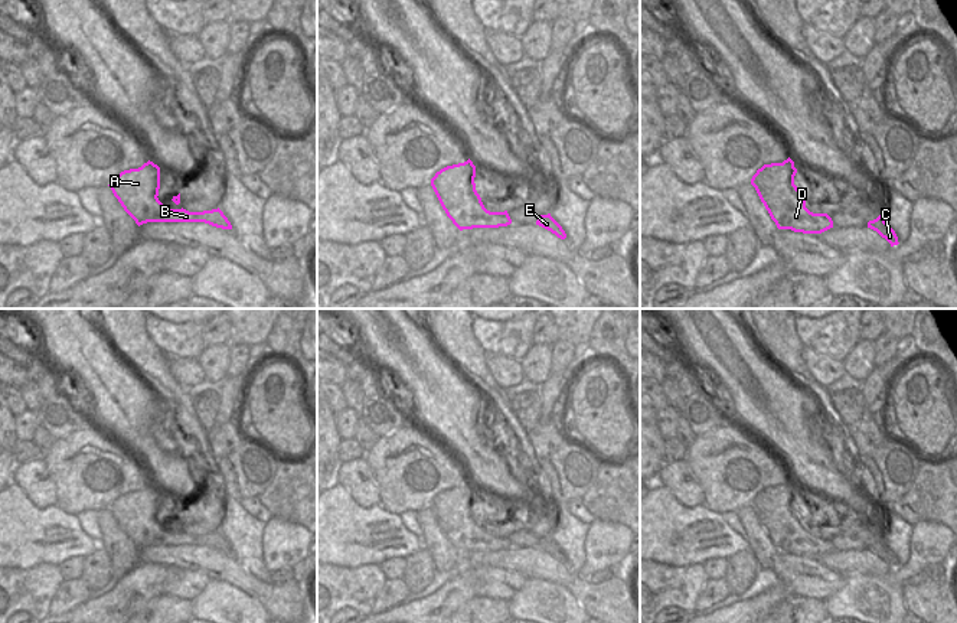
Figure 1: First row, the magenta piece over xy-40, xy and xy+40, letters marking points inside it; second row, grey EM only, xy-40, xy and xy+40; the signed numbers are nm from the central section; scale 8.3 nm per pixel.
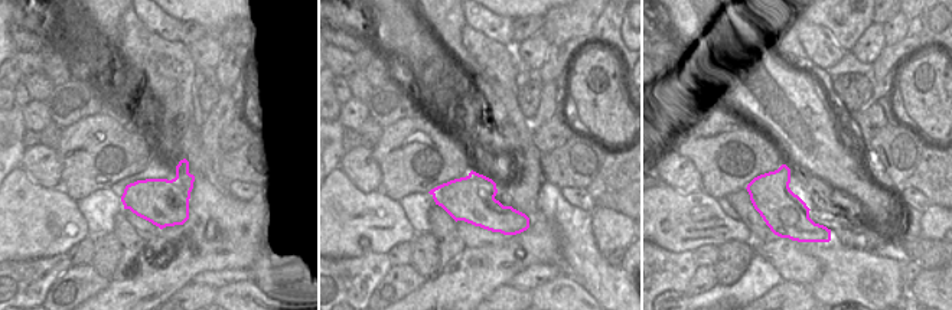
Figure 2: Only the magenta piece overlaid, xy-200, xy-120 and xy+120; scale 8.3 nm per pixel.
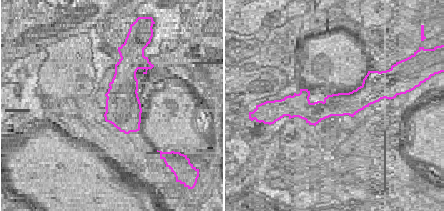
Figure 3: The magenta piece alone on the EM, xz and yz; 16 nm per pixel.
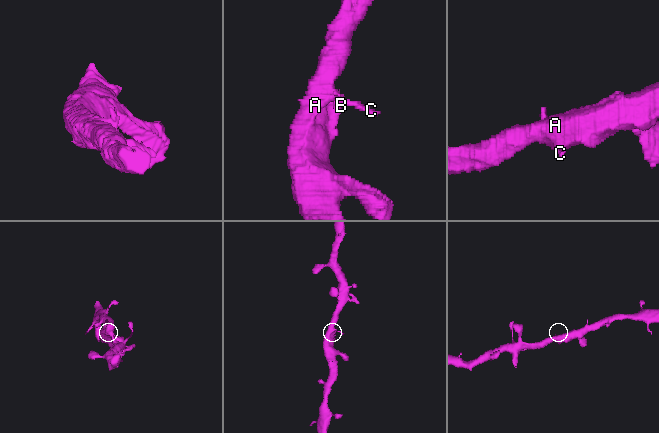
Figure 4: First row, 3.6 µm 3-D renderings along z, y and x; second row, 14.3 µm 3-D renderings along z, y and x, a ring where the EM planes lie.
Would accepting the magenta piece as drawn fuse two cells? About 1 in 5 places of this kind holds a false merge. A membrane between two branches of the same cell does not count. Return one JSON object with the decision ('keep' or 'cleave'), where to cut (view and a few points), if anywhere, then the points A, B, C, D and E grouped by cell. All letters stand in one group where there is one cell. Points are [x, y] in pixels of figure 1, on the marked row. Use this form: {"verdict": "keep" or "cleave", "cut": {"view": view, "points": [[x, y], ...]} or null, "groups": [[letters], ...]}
{"verdict": "keep", "cut": null, "groups": [["A", "B", "C", "D", "E"]]}

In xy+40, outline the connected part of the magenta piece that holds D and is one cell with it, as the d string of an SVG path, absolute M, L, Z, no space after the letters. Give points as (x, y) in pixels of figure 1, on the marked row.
M788 157L783 163L764 164L751 179L777 228L803 234L822 234L833 228L827 213L813 213L806 208L806 196L794 185L796 173Z

